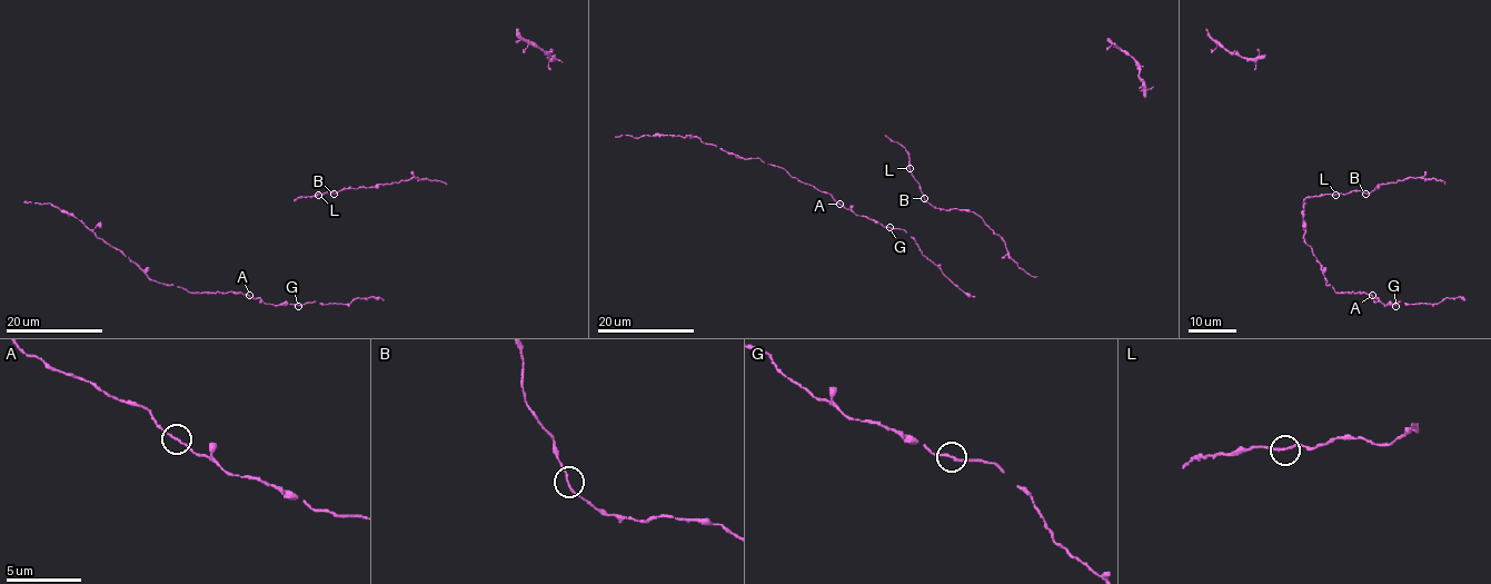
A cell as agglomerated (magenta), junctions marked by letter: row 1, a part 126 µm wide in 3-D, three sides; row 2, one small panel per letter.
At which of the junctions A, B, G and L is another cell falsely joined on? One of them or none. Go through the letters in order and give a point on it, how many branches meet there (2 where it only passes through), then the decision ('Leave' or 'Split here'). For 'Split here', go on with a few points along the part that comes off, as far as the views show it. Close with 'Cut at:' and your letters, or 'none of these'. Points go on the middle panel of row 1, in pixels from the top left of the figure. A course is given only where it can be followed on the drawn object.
A: Place: (840, 204). Branches: 2. Leave
B: Place: (924, 198). Branches: 2. Leave
G: Place: (890, 227). Branches: 2. Leave
L: Place: (910, 168). Branches: 2. Leave
Cut at: none of these

